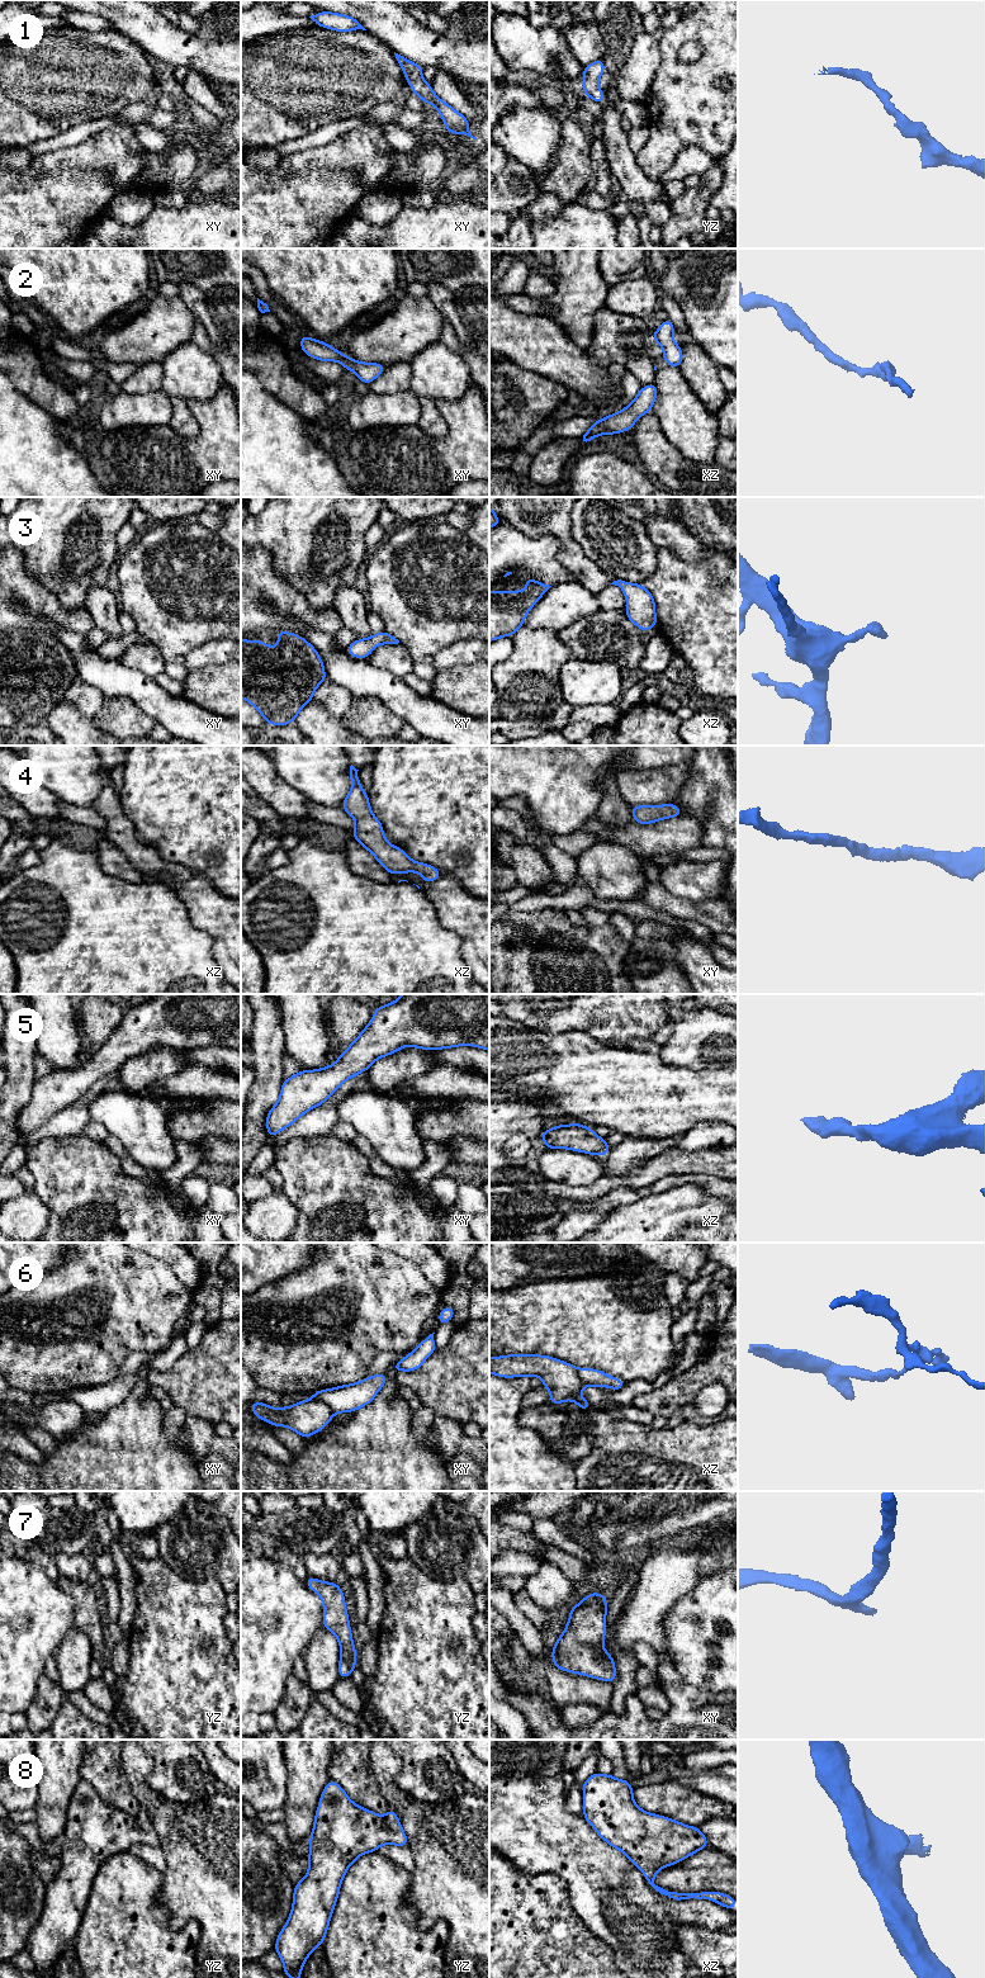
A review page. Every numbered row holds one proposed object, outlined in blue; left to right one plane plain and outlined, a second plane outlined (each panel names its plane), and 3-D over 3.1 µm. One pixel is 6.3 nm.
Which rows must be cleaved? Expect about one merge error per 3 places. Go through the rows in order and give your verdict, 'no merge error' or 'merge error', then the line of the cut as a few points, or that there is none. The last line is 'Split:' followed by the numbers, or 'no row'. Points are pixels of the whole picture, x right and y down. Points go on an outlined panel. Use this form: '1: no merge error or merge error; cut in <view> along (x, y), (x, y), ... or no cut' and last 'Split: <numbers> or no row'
1: no merge error; no cut
2: no merge error; no cut
3: no merge error; no cut
4: no merge error; no cut
5: no merge error; no cut
6: merge error; cut in xy along (313, 1396), (323, 1401), (335, 1413)
7: no merge error; no cut
8: no merge error; no cut
Split: 6

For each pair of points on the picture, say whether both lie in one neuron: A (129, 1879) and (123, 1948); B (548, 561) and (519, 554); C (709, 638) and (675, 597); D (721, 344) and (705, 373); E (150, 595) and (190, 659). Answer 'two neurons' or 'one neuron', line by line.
A: one neuron
B: one neuron
C: one neuron
D: two neurons
E: two neurons

